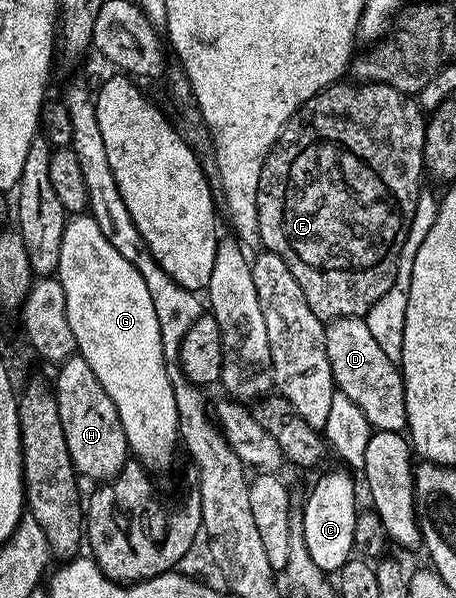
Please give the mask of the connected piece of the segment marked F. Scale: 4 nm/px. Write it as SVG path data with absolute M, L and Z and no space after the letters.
M340 80L334 86L327 86L308 100L295 115L283 125L283 131L267 154L261 168L261 184L257 184L257 224L259 240L264 251L281 256L285 264L289 264L289 272L293 272L293 280L301 284L301 292L305 292L305 300L309 300L309 308L313 308L313 316L317 316L326 324L334 318L363 318L393 288L393 280L397 276L401 248L405 244L405 236L409 232L409 224L413 220L413 212L417 208L417 200L421 193L419 181L425 178L423 165L423 145L427 131L427 118L419 109L414 97L401 93L397 88L386 86L380 82L356 84L351 80Z

